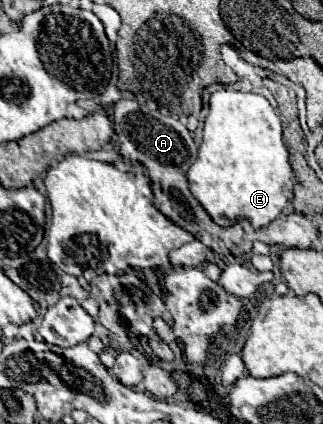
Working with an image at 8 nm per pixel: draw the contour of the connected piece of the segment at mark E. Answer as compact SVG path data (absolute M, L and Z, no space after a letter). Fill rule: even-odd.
M217 90L211 94L211 110L205 120L203 142L199 146L197 160L187 172L187 180L191 194L201 202L213 222L223 228L229 228L239 220L249 220L253 228L261 228L279 218L293 190L293 170L287 148L281 140L281 118L267 98L253 92L235 90Z

